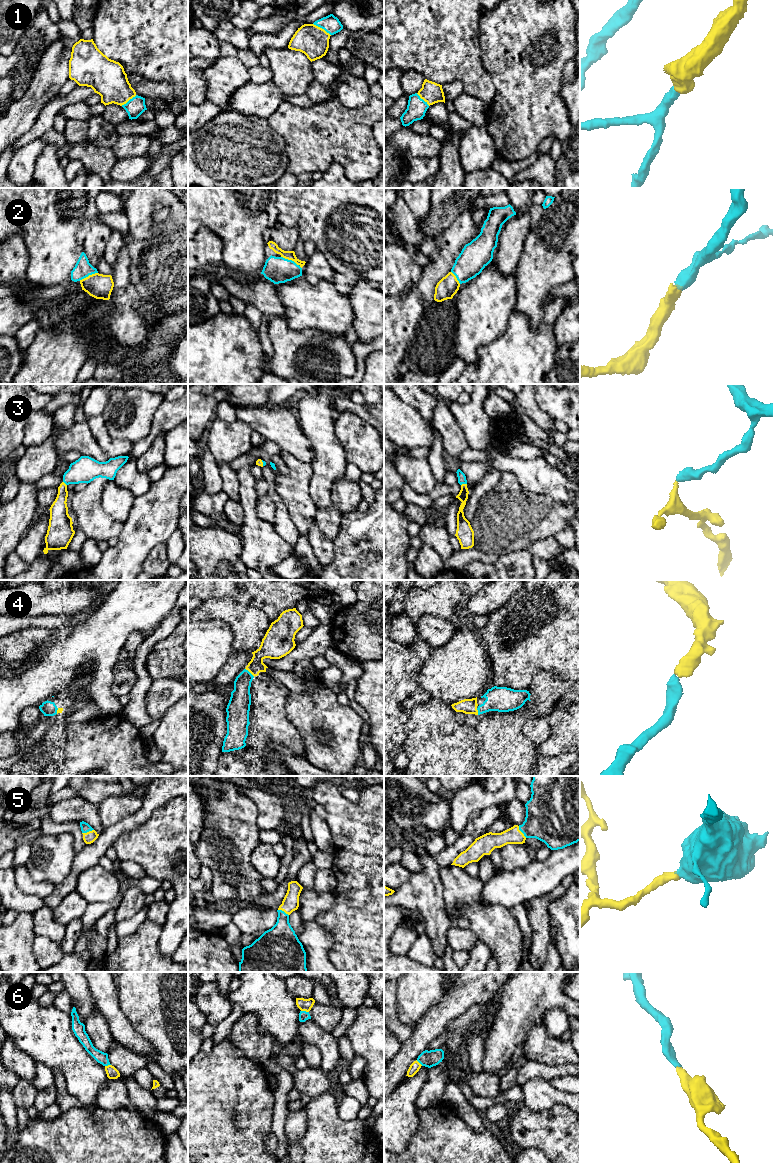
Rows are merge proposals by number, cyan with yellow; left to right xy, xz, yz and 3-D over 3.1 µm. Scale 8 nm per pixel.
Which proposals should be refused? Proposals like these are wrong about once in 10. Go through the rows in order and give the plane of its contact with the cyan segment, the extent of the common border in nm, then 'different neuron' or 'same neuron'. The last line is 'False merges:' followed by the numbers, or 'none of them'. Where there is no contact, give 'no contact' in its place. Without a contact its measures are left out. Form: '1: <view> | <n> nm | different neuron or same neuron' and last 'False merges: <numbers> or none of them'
1: xz | 170 nm | same neuron
2: xz | 190 nm | same neuron
3: yz | 50 nm | same neuron
4: xz | 100 nm | same neuron
5: xy | 100 nm | same neuron
6: xz | 70 nm | same neuron
False merges: none of them

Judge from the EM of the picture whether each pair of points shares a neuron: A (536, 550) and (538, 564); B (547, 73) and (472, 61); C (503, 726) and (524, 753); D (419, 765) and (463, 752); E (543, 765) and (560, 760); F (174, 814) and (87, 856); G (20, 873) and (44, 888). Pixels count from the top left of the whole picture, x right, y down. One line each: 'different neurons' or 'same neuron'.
A: different neurons
B: different neurons
C: same neuron
D: same neuron
E: same neuron
F: different neurons
G: same neuron

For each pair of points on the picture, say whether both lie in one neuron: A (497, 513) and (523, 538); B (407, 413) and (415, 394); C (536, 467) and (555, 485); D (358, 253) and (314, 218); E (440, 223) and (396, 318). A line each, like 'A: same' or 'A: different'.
A: same
B: different
C: same
D: same
E: different

